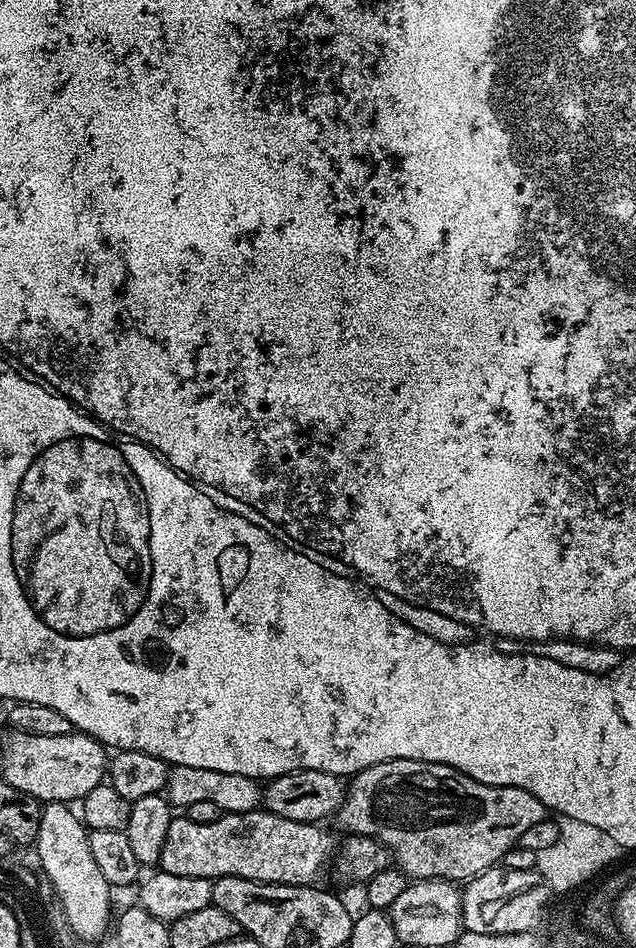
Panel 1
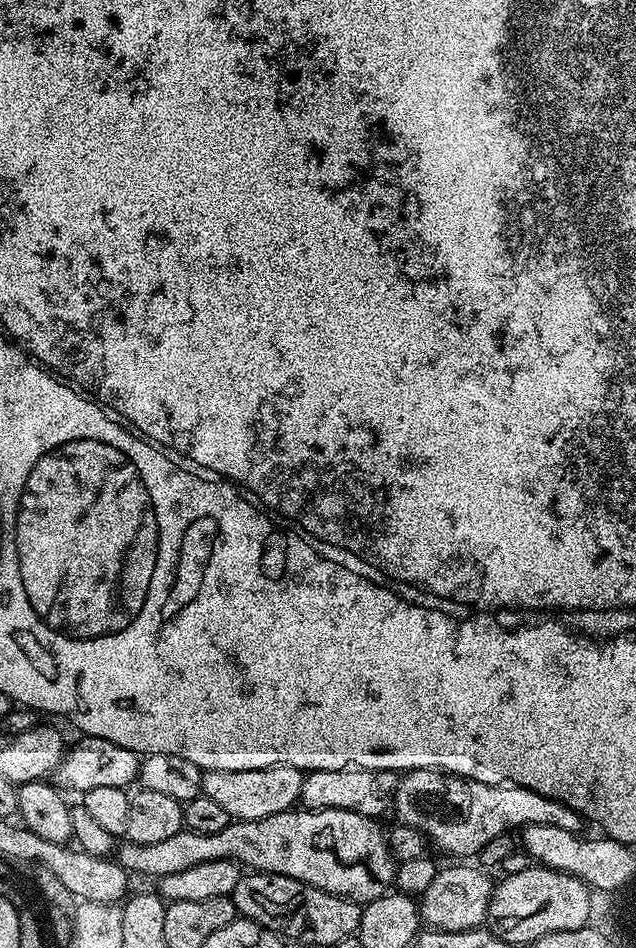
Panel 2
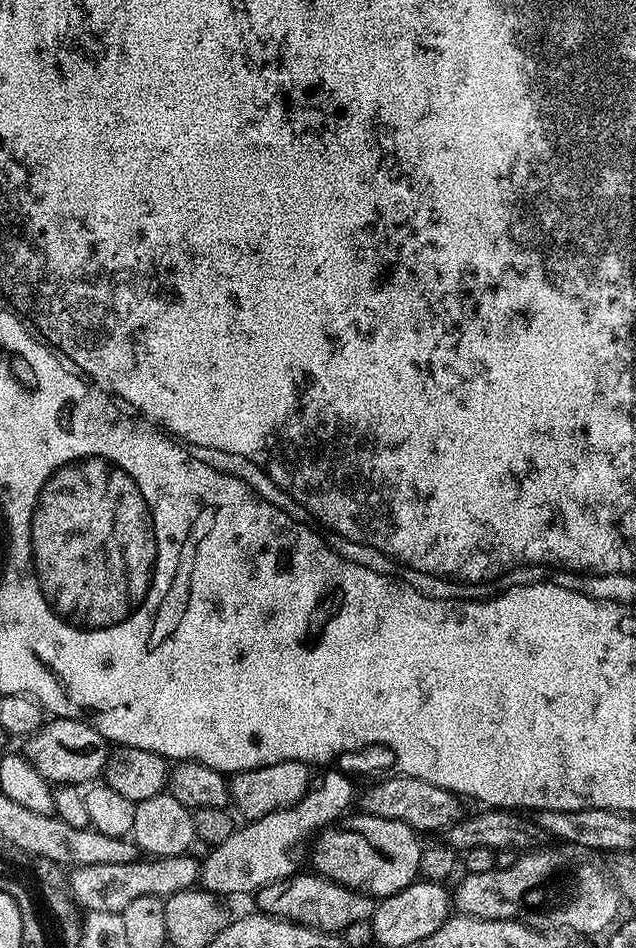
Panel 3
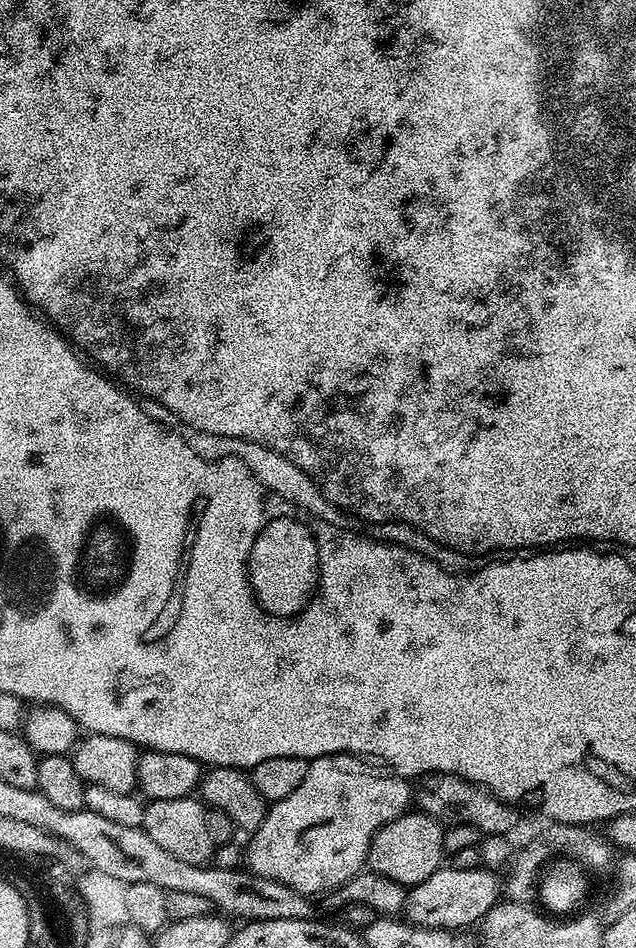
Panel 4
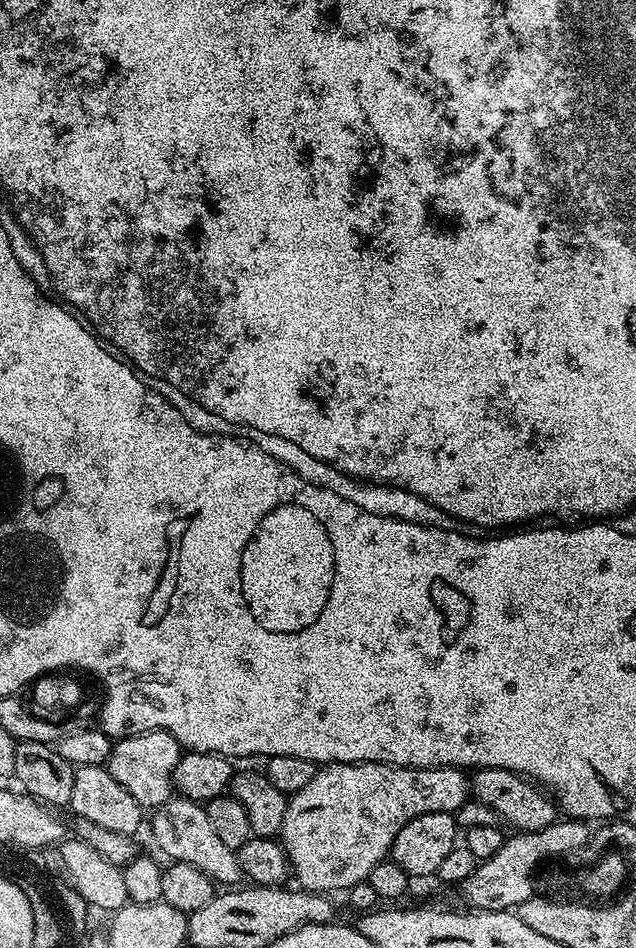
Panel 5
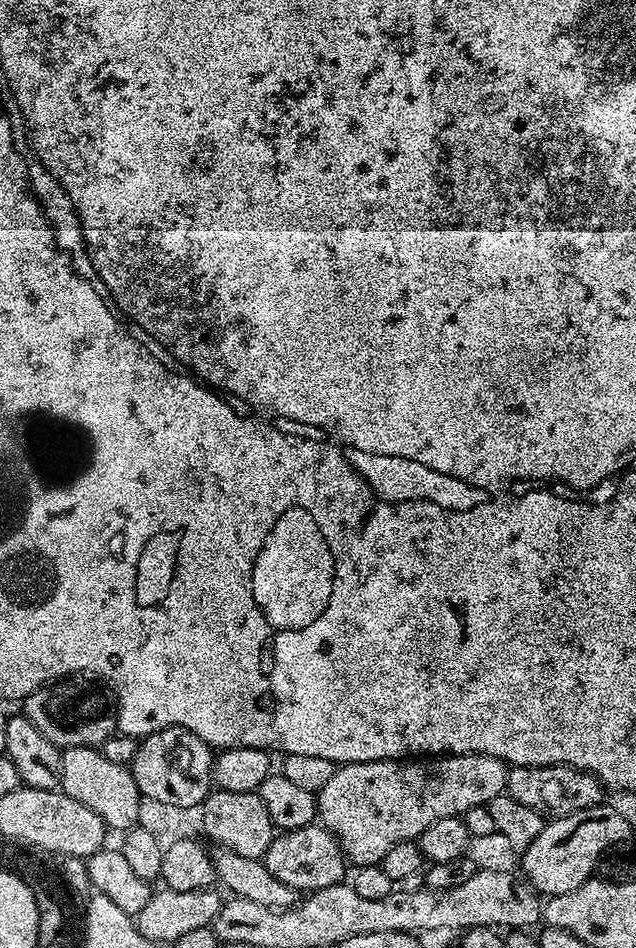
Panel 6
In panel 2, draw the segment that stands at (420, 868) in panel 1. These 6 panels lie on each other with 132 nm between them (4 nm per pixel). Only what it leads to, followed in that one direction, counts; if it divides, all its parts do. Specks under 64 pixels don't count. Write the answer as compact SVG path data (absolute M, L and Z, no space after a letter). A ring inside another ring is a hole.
M414 768L405 771L399 777L394 797L395 819L406 826L414 826L428 839L429 845L440 852L445 852L452 858L475 857L490 842L490 838L519 830L526 824L538 826L558 826L558 830L570 830L574 833L581 831L580 827L586 824L583 816L562 801L546 798L529 788L520 788L516 784L483 784L473 780L465 780L463 776L454 776L451 772L442 772L434 768Z

